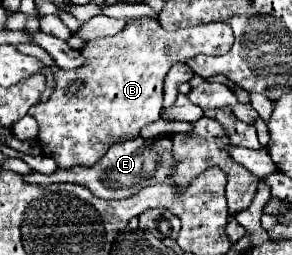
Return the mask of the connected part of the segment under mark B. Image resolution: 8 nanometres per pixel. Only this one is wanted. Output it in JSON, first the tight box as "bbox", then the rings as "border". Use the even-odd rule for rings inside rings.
{"bbox":[28,18,234,168],"border":[[[142,18],[142,20],[130,20],[128,26],[110,38],[98,38],[88,42],[82,48],[82,54],[86,58],[86,64],[76,70],[62,70],[58,66],[52,66],[56,88],[48,102],[38,102],[30,108],[28,114],[32,114],[40,124],[38,142],[42,144],[42,150],[46,156],[54,158],[58,166],[70,168],[70,166],[92,166],[106,154],[106,150],[112,144],[136,138],[140,128],[156,122],[162,114],[162,86],[168,70],[176,62],[186,62],[186,58],[194,58],[198,54],[226,54],[234,42],[234,34],[230,26],[226,24],[204,24],[196,28],[186,30],[174,30],[166,32],[156,18]],[[74,80],[82,80],[82,88],[76,94],[66,94],[68,86]]]}

